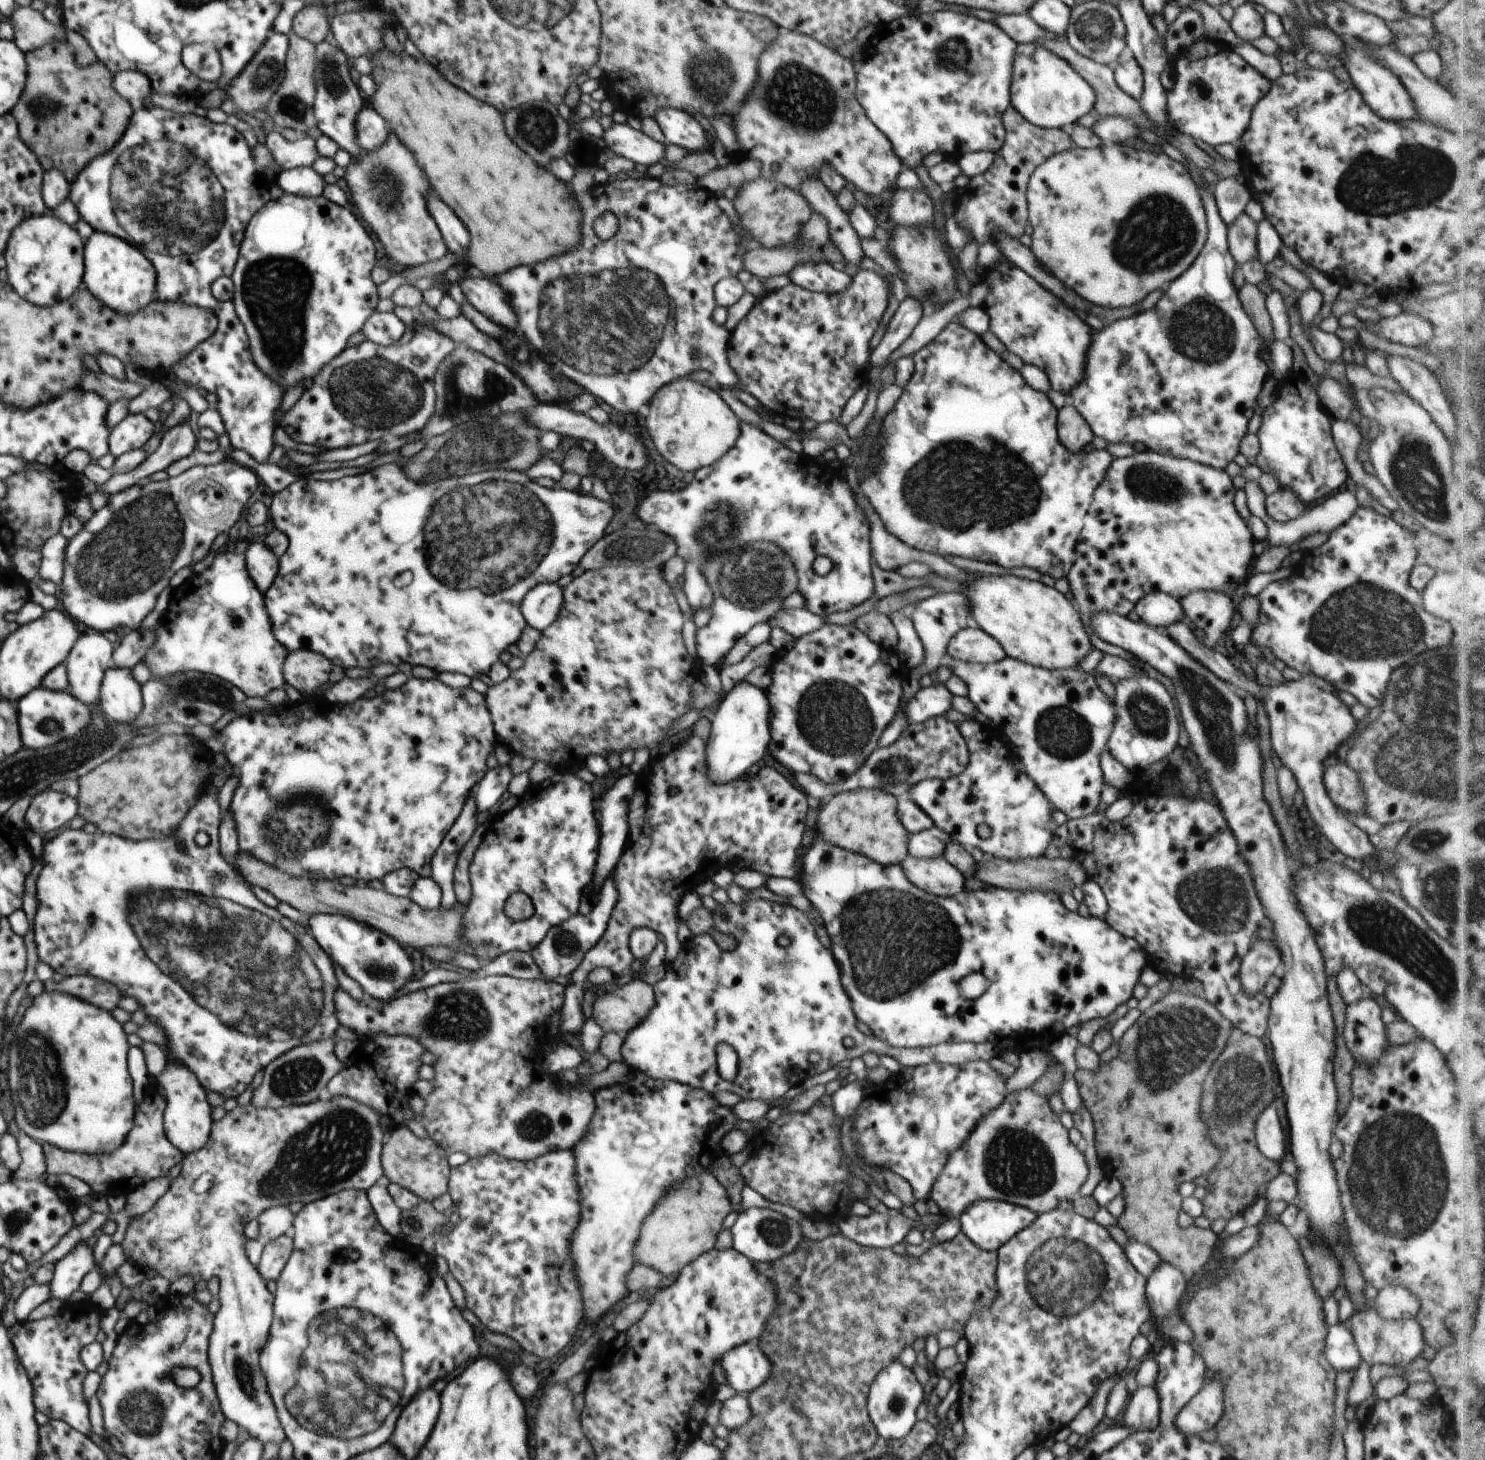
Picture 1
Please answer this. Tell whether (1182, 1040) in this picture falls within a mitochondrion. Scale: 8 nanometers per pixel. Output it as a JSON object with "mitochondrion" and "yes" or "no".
{"mitochondrion":"yes"}

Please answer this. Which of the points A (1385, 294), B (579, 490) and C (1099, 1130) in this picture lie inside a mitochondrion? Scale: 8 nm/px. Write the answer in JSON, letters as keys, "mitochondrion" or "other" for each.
{"A":"other","B":"other","C":"other"}

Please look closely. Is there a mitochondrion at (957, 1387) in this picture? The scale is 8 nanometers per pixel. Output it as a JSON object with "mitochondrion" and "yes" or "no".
{"mitochondrion":"no"}

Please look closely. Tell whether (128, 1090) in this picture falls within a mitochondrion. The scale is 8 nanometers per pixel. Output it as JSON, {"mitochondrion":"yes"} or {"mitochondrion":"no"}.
{"mitochondrion":"no"}

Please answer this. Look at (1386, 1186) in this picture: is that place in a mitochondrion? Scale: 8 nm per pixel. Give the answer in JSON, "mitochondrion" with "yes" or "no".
{"mitochondrion":"yes"}

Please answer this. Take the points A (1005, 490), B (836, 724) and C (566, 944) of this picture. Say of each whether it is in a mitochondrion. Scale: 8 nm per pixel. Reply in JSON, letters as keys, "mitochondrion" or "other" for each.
{"A":"mitochondrion","B":"mitochondrion","C":"mitochondrion"}

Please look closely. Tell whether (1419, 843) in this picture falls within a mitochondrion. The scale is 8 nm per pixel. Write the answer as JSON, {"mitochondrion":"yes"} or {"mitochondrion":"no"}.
{"mitochondrion":"yes"}

